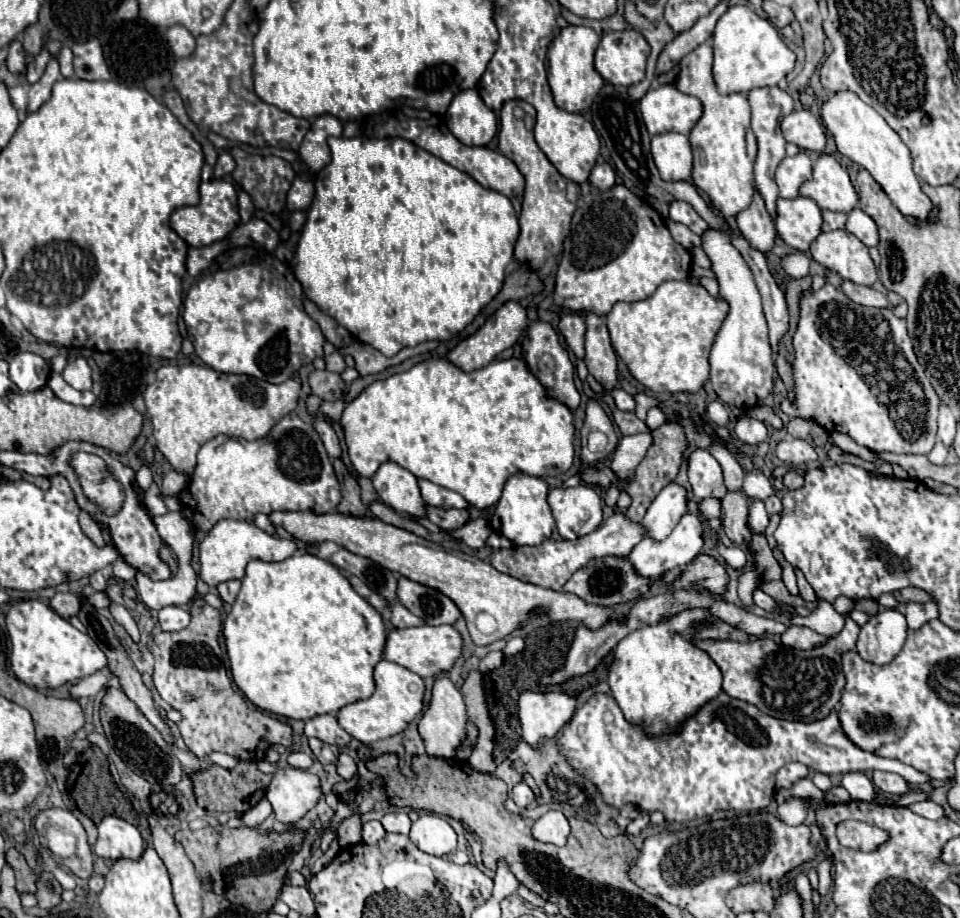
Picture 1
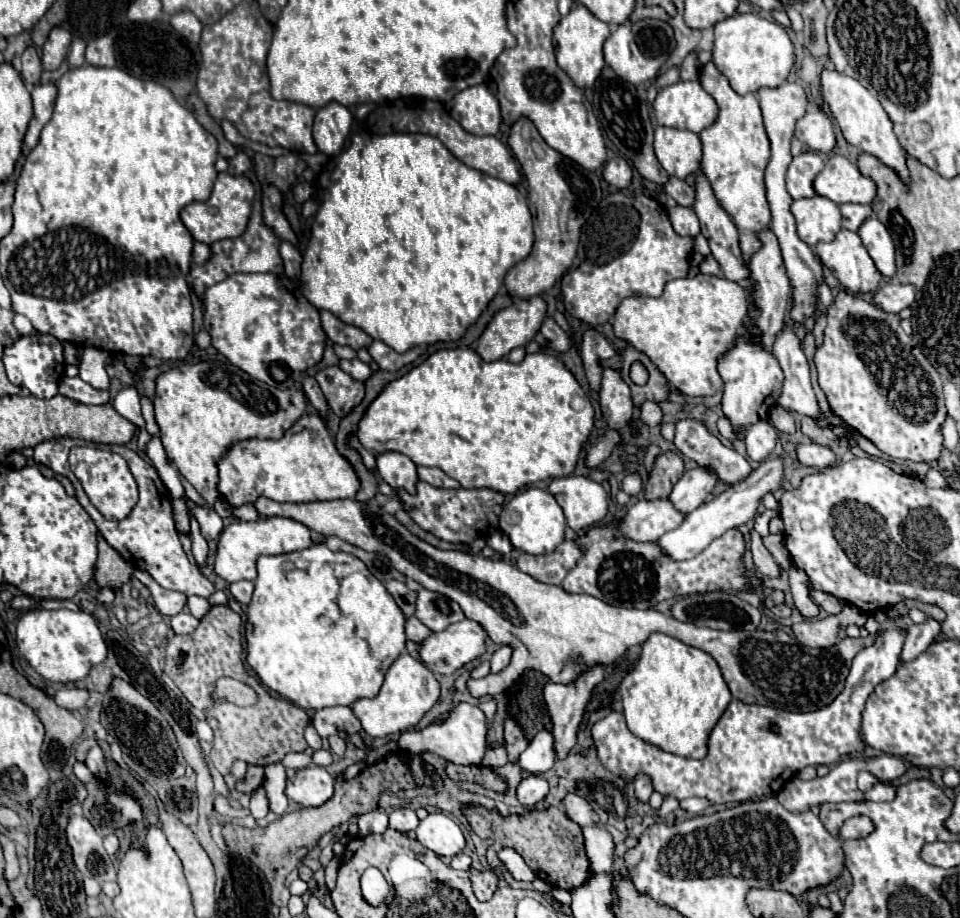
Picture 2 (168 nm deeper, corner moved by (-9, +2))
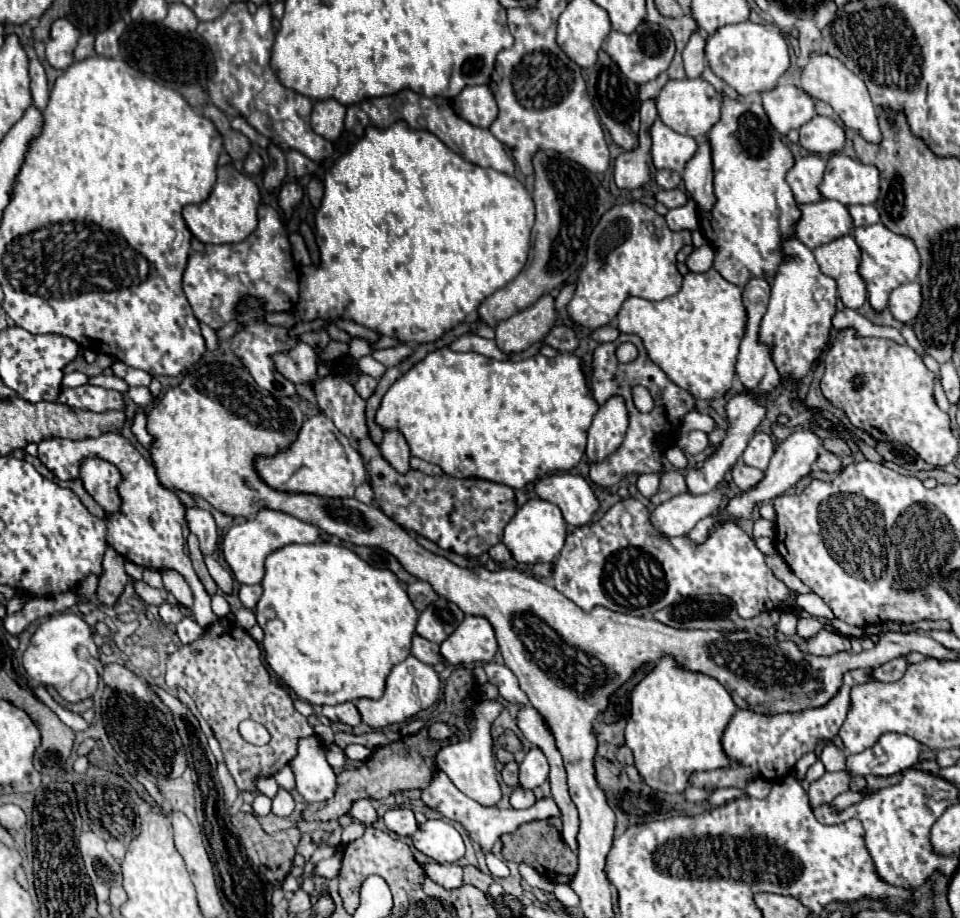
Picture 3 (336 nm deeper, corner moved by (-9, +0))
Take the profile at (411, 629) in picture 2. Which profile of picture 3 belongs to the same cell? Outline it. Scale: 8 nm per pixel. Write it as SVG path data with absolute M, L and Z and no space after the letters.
M419 634L413 636L411 654L413 654L415 658L419 658L421 662L425 662L425 664L441 662L441 656L439 656L439 644L435 644L435 642L431 642L431 640L423 640L423 636L419 636Z

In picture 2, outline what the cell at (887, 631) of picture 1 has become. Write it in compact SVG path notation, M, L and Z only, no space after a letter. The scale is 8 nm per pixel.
M899 628L883 630L875 644L863 648L849 670L843 692L825 708L815 712L787 712L769 706L743 704L731 700L721 720L709 736L709 754L703 760L687 760L669 752L663 752L651 744L645 744L633 736L625 724L623 714L611 712L607 718L593 726L593 740L603 766L613 774L631 778L643 770L651 776L653 786L663 796L675 796L679 800L691 796L709 798L713 804L761 800L783 788L785 778L789 780L801 768L813 764L835 764L841 756L861 752L865 742L859 738L859 722L865 702L873 688L891 678L899 666L899 650L903 646L905 632Z

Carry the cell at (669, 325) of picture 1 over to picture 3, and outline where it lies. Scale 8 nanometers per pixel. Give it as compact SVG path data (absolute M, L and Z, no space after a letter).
M711 268L703 274L685 274L681 290L659 302L627 298L617 314L617 328L625 334L637 334L651 360L671 382L691 392L695 400L713 400L731 388L745 320L741 290Z

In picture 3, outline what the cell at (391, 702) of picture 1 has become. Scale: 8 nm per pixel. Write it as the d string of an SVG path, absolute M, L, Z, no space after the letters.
M407 656L403 662L393 666L391 674L387 676L385 692L383 692L383 696L379 700L361 698L361 700L355 702L355 706L357 706L359 714L361 714L361 720L367 726L383 728L383 726L389 726L389 724L405 722L407 718L415 716L417 712L433 706L437 702L437 698L439 698L439 690L441 690L441 684L439 684L439 676L433 670L433 666L423 664L415 656Z

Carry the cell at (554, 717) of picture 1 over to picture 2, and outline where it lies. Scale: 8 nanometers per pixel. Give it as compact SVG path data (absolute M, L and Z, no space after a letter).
M537 732L529 742L529 748L519 756L519 766L529 774L547 772L555 762L551 732Z

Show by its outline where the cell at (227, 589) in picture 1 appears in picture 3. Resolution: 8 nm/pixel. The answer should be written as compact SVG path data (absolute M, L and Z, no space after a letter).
M255 584L255 586L241 586L239 588L239 600L241 600L241 604L245 606L245 608L249 608L249 610L253 610L255 608L255 604L257 604L257 600L259 600L259 596L261 596L261 584Z

